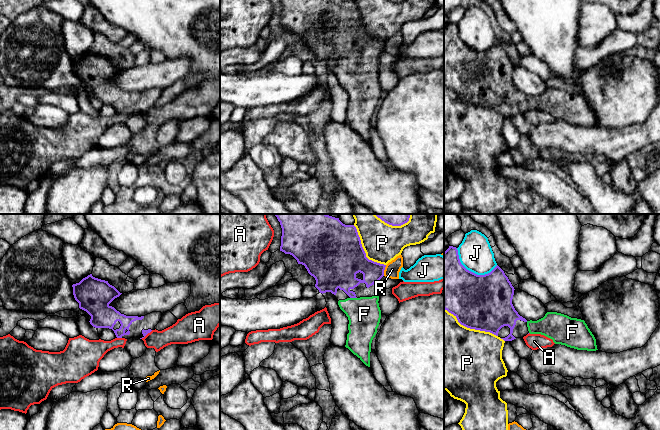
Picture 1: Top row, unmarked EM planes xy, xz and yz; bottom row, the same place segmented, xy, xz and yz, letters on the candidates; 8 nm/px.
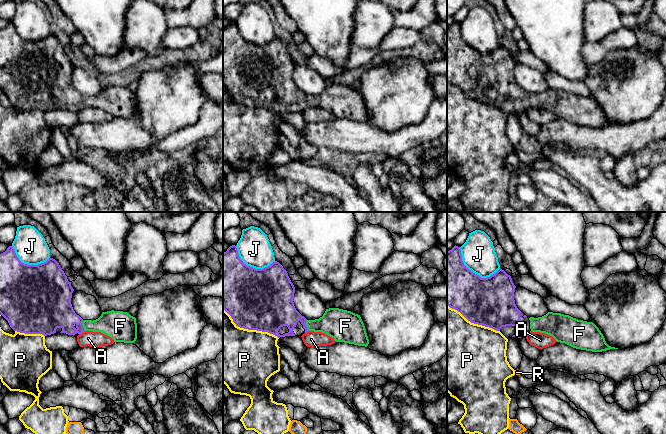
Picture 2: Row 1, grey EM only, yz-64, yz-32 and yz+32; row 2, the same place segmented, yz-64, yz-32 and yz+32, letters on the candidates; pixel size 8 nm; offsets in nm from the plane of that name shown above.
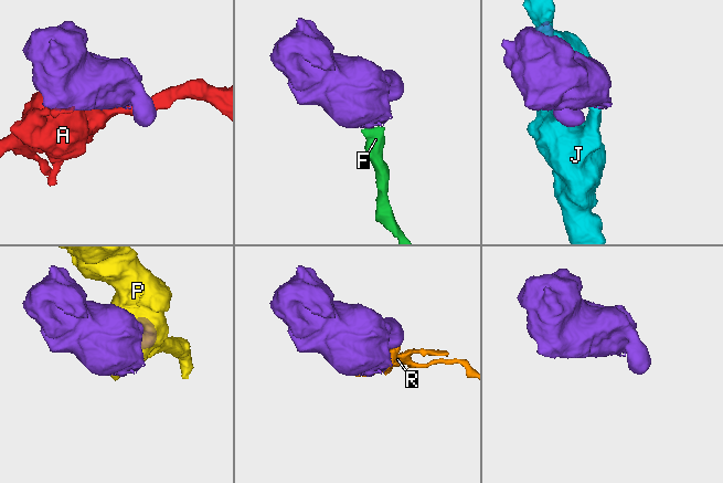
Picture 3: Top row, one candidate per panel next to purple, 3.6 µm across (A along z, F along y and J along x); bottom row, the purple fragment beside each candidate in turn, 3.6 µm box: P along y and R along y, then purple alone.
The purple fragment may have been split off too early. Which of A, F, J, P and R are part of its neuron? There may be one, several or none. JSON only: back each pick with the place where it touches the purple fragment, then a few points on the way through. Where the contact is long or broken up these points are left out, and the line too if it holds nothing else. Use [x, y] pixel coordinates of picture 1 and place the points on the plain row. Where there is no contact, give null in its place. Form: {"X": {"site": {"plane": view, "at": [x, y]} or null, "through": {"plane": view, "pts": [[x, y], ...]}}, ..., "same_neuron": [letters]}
{"F": {"site": {"plane": "xz", "at": [353, 73]}, "through": {"plane": "xz", "pts": [[338, 46], [353, 73], [353, 79], [364, 90]]}}, "same_neuron": ["F"]}

